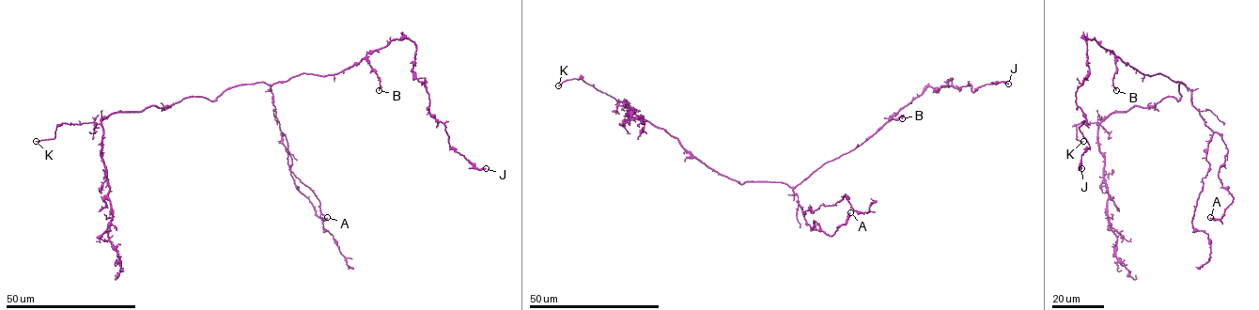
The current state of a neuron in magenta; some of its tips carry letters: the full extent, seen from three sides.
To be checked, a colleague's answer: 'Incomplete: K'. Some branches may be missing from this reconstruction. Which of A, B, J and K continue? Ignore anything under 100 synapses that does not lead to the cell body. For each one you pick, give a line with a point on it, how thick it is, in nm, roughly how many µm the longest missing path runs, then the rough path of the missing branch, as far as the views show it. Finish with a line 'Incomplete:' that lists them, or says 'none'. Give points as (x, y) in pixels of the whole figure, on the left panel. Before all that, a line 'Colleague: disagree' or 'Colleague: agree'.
Colleague: agree
K: at (36, 141); 240 nm thick; about 15 µm are missing; missing branch runs (36, 141), (30, 141), (24, 132), (20, 135)
Incomplete: K

